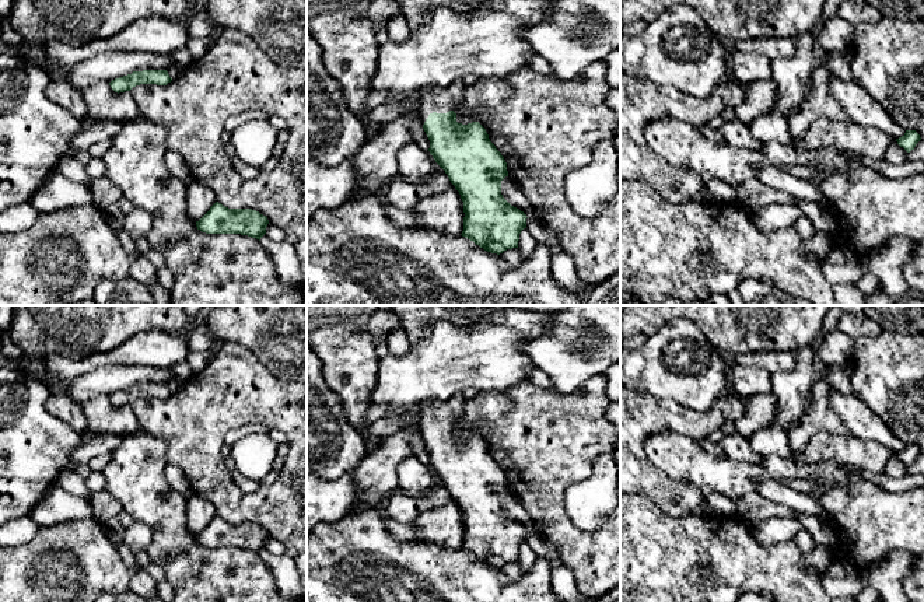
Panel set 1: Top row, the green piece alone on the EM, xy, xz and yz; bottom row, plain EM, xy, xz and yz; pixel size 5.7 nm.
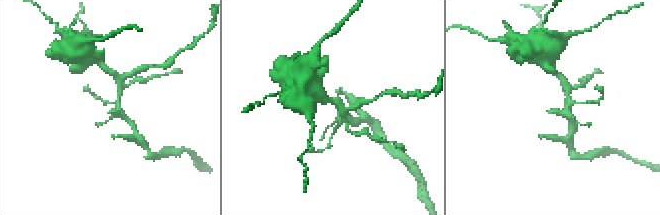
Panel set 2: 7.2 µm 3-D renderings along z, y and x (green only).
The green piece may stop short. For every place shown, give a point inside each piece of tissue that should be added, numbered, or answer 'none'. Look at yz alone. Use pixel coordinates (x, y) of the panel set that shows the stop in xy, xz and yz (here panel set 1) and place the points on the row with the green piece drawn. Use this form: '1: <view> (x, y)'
none

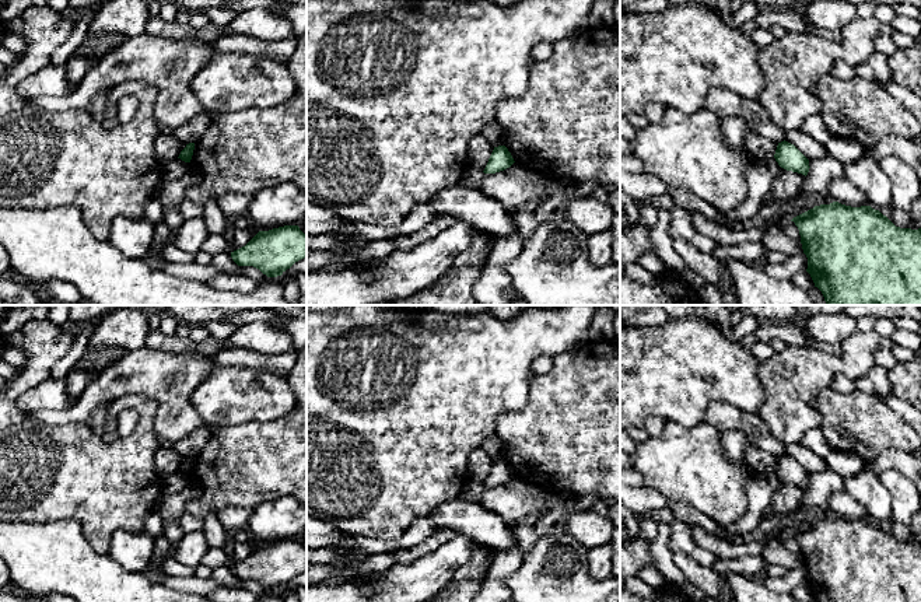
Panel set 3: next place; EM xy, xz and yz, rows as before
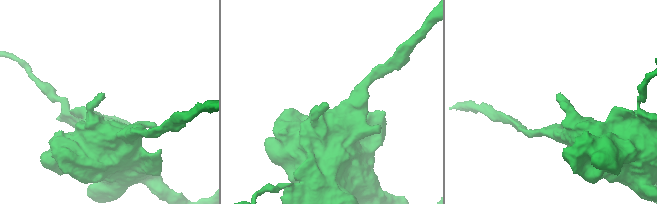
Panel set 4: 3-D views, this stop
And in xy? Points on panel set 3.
none

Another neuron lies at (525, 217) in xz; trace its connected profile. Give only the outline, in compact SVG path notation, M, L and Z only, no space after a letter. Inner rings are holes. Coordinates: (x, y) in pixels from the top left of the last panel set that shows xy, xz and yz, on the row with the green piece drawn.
M532 202L516 207L514 220L518 225L522 239L532 235L539 227L540 221L536 218L536 210L542 206L542 203L543 202Z

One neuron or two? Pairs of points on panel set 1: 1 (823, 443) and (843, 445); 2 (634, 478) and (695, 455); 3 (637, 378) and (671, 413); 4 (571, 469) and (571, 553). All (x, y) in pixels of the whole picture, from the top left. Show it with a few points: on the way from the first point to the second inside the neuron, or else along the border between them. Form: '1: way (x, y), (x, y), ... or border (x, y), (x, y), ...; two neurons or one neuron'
1: way (828, 445), (839, 445); one neuron
2: border (647, 437), (644, 455), (667, 475), (688, 483); two neurons
3: border (634, 389), (674, 401), (686, 409); two neurons
4: way (555, 490), (555, 527), (560, 532); one neuron

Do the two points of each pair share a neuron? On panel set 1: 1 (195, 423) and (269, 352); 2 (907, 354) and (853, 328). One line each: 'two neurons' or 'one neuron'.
1: two neurons
2: two neurons

